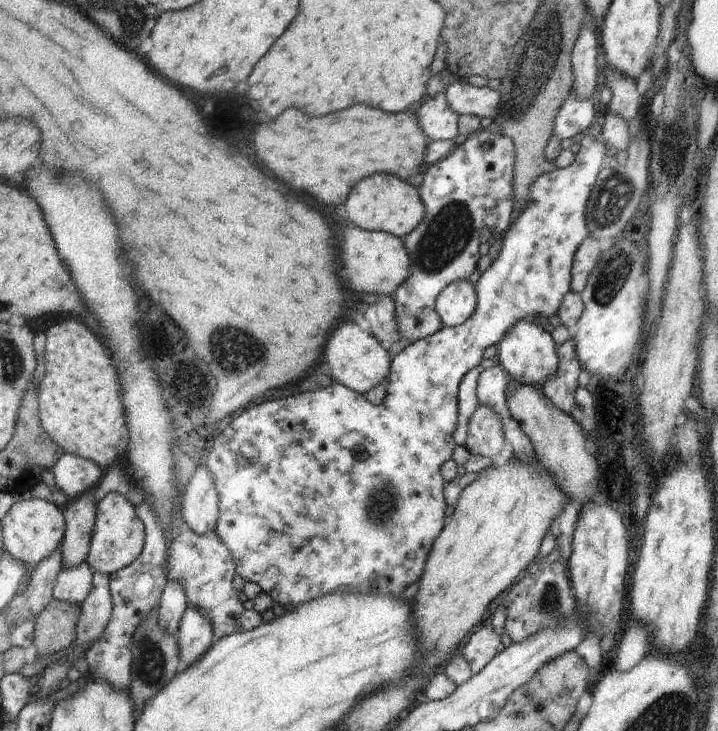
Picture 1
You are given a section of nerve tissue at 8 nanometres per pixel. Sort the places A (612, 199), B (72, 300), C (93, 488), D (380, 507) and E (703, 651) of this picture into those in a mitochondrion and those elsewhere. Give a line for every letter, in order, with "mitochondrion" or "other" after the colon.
A: mitochondrion
B: other
C: other
D: mitochondrion
E: other

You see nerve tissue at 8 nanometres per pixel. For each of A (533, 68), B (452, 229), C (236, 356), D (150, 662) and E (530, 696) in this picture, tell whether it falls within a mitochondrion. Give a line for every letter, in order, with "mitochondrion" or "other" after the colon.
A: mitochondrion
B: mitochondrion
C: mitochondrion
D: mitochondrion
E: mitochondrion

